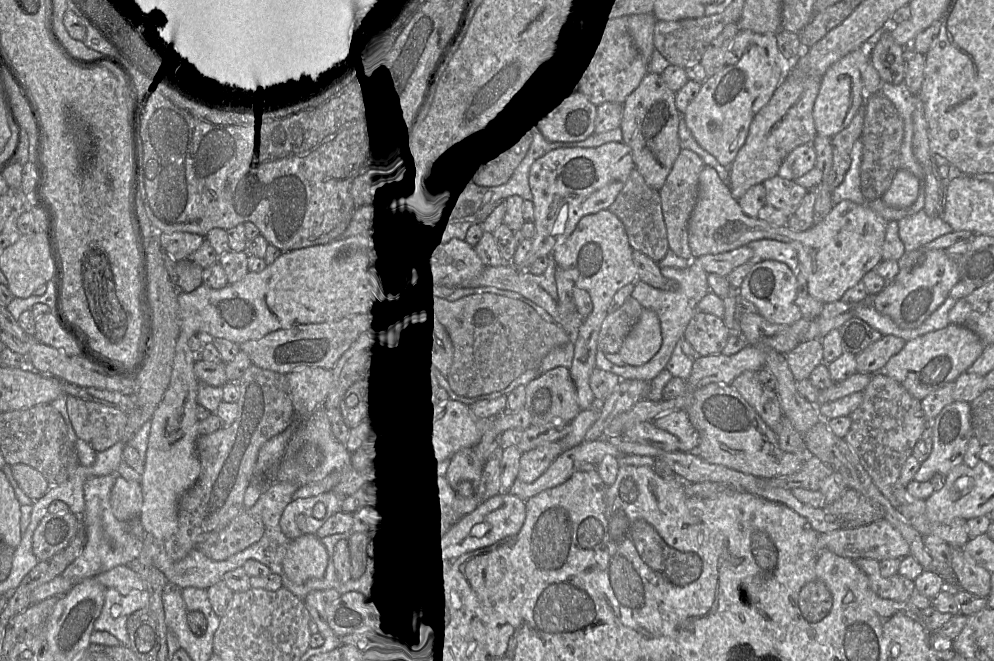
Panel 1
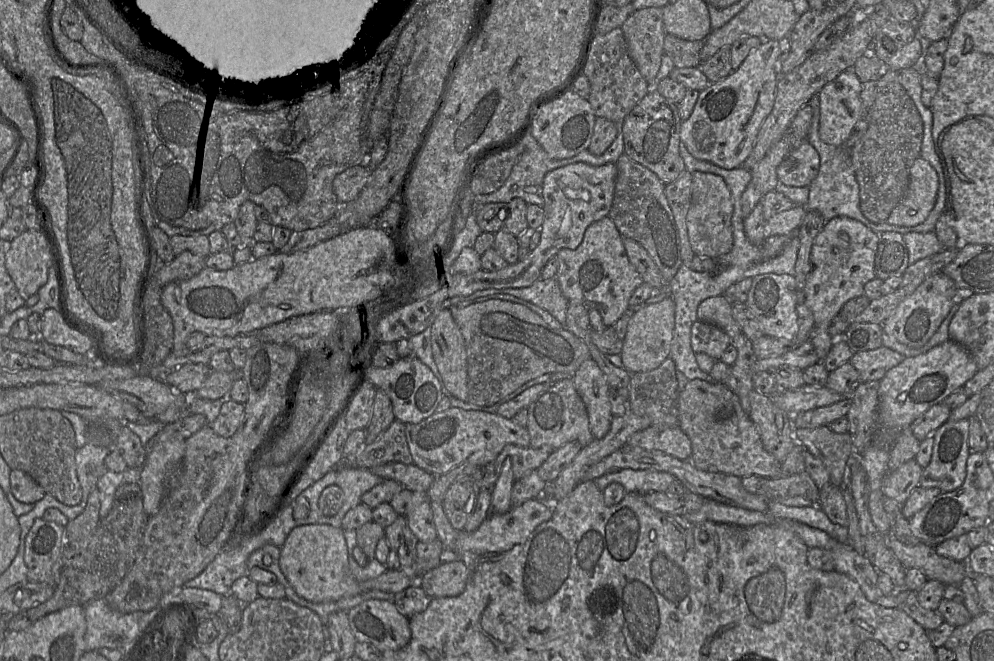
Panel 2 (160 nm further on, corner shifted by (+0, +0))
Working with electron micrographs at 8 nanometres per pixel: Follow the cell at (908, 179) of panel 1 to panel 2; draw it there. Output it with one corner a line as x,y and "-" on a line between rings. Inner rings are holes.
922,157
915,159
904,197
891,211
887,222
897,226
922,223
934,207
938,185
938,175
933,166

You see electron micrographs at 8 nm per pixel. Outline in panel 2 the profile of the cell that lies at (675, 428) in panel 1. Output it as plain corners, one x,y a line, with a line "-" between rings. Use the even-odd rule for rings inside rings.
678,425
649,426
631,435
624,447
660,451
682,461
690,460
692,453
690,439

